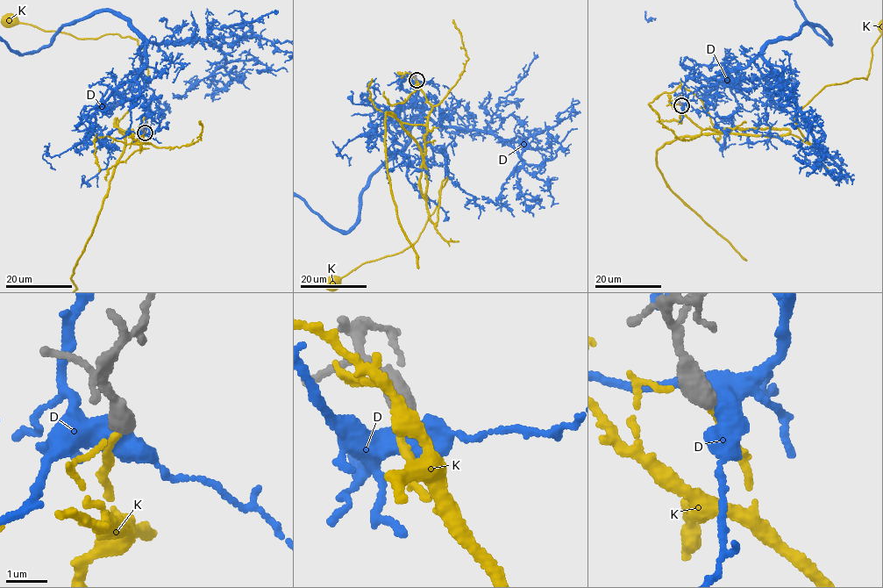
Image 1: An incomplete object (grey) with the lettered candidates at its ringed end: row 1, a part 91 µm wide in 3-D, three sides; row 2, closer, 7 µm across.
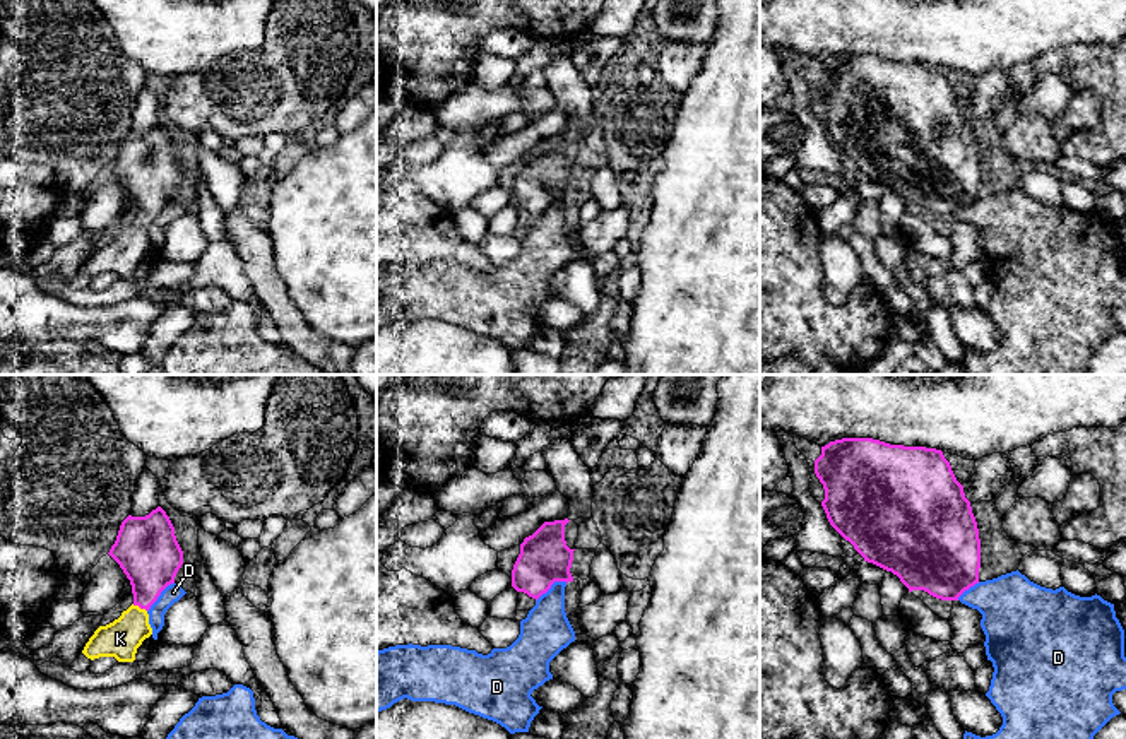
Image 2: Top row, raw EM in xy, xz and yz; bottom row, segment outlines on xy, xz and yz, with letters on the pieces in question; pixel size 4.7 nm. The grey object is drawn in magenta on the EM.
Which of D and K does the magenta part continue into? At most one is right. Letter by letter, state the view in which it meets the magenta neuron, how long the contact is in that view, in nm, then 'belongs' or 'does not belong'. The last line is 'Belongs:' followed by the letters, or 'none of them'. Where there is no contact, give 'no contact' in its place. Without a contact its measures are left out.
D: meets magenta in xz; contact 180 nm long; does not belong
K: meets magenta in xy; contact 80 nm long; belongs
Belongs: K

